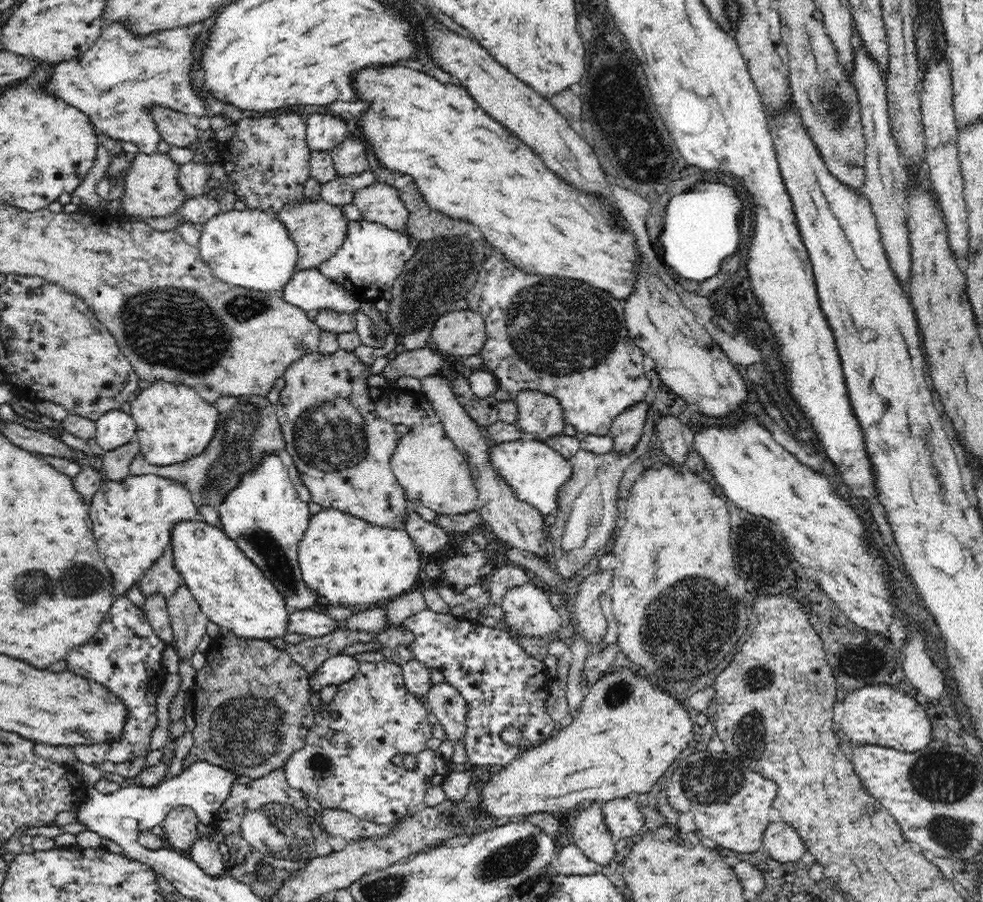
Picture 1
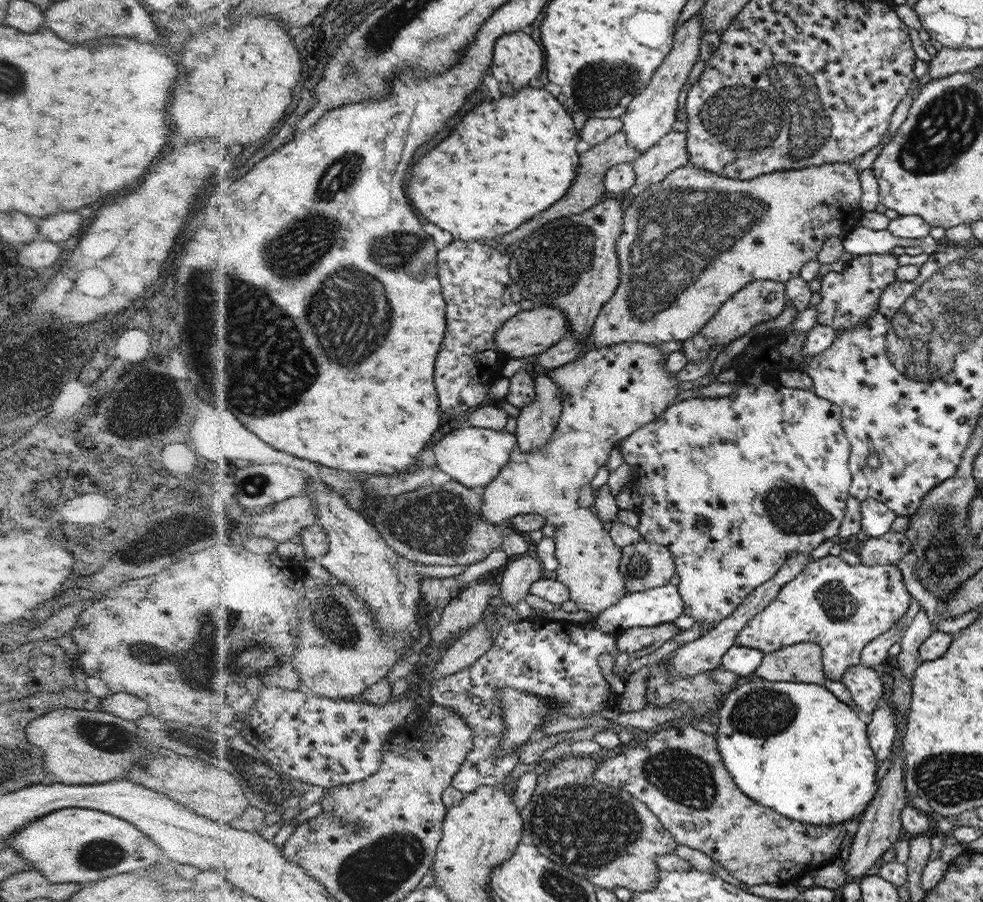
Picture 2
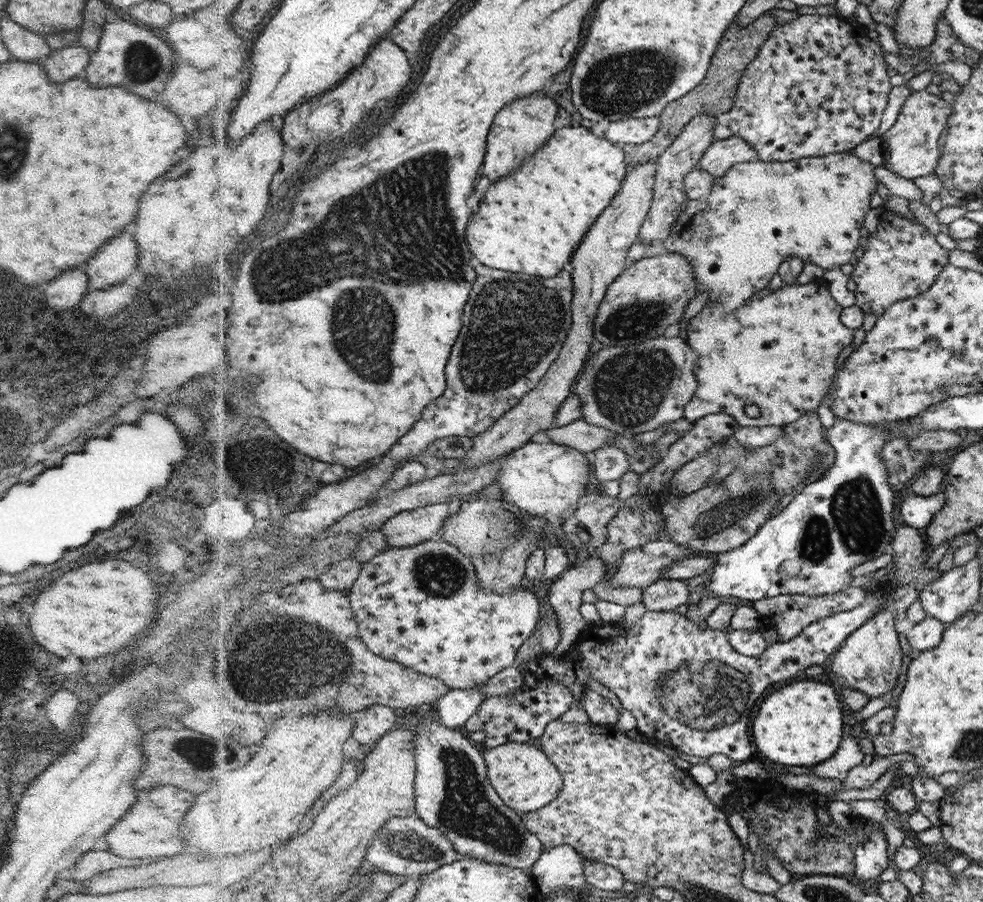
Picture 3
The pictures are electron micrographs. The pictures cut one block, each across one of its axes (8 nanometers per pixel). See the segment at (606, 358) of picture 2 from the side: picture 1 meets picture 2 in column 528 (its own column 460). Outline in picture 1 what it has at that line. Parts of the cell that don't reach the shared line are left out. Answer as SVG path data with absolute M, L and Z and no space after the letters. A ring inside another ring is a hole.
M396 392L375 402L378 418L408 426L408 434L399 442L390 456L390 466L406 493L406 500L424 504L437 514L460 514L476 511L478 493L468 461L445 434L445 427L437 412L422 395Z

